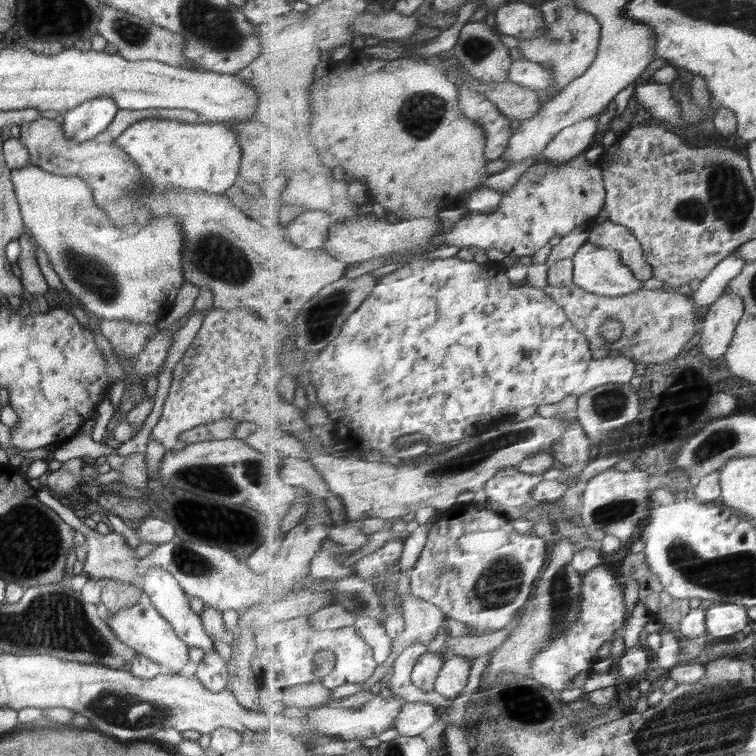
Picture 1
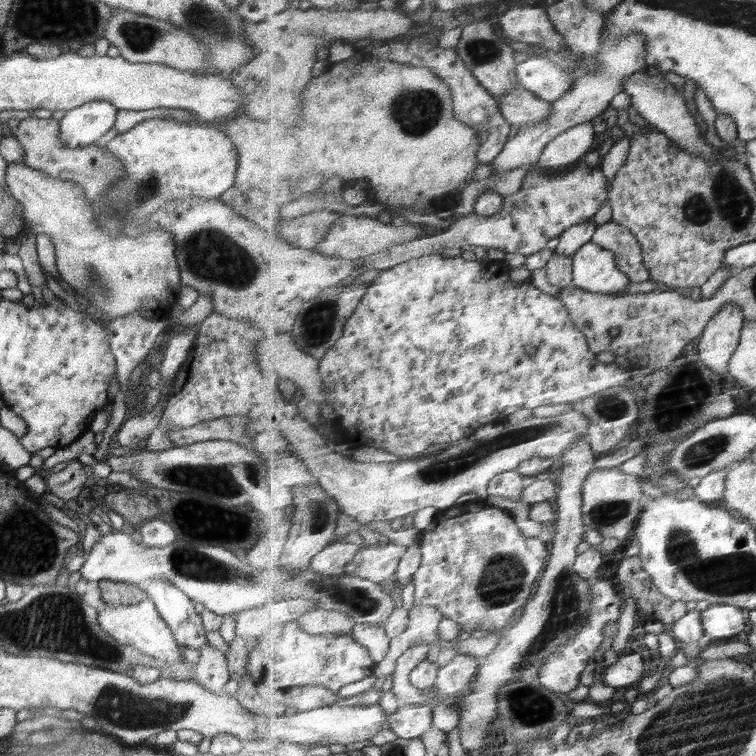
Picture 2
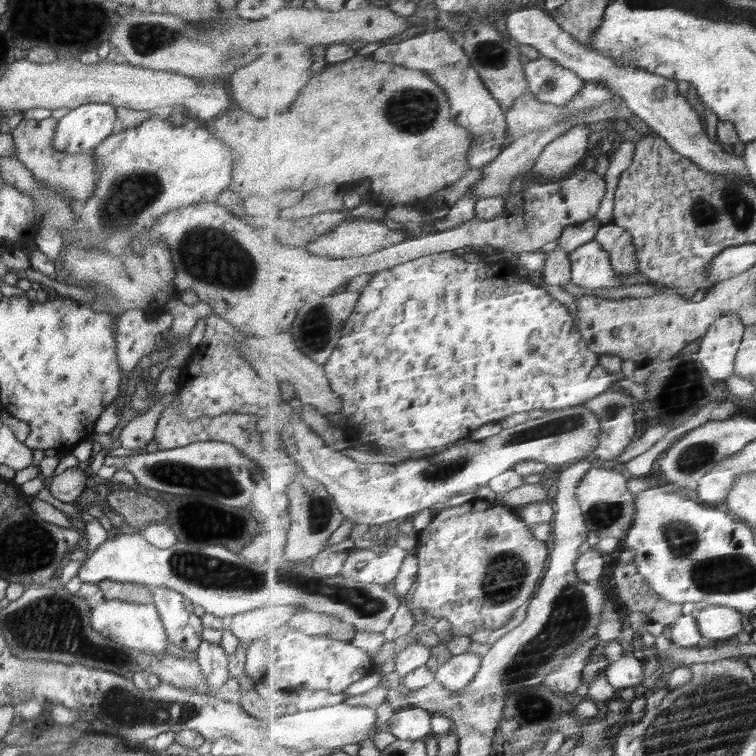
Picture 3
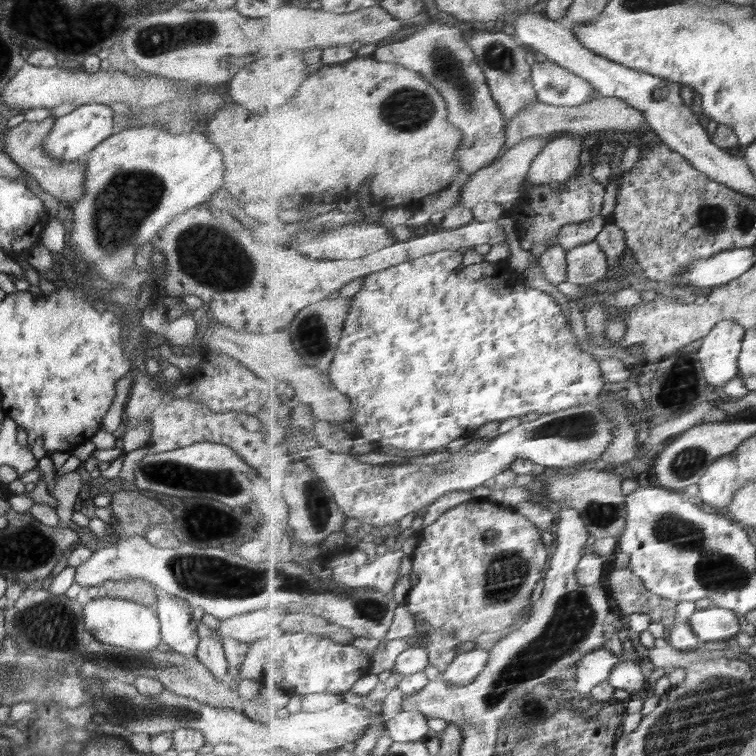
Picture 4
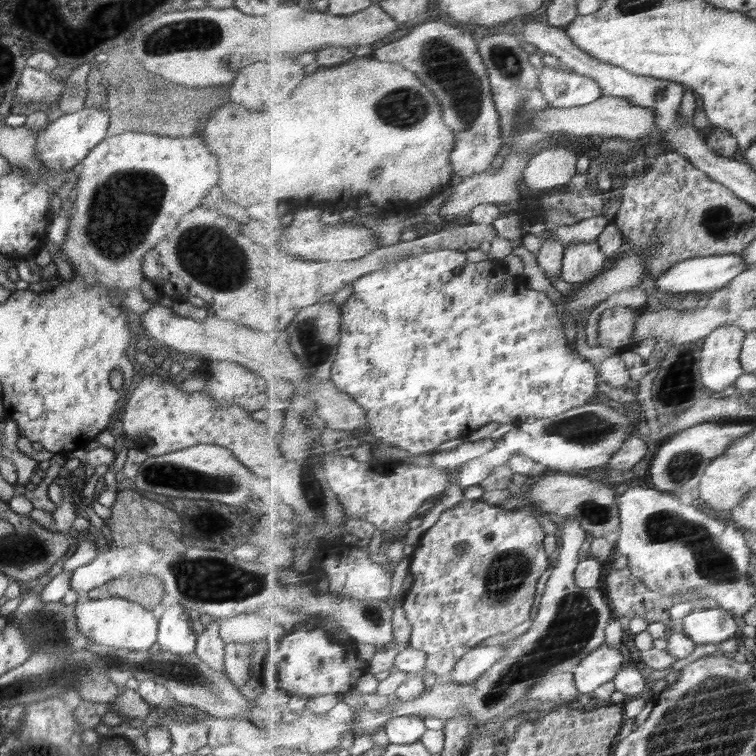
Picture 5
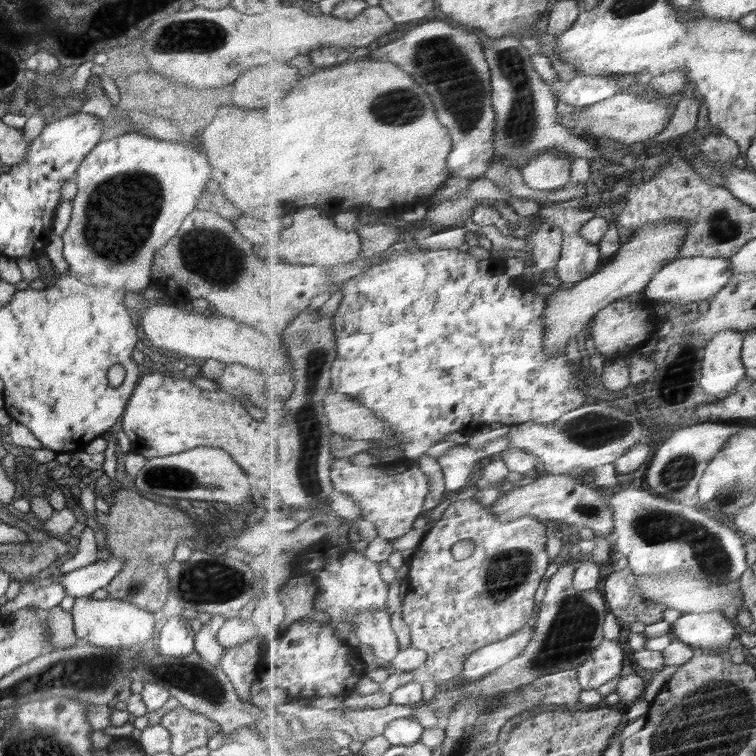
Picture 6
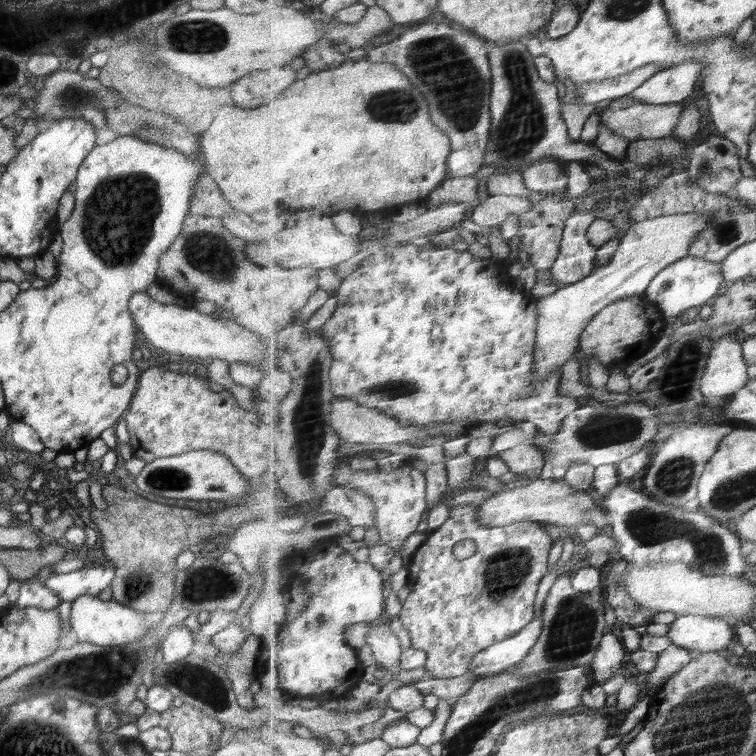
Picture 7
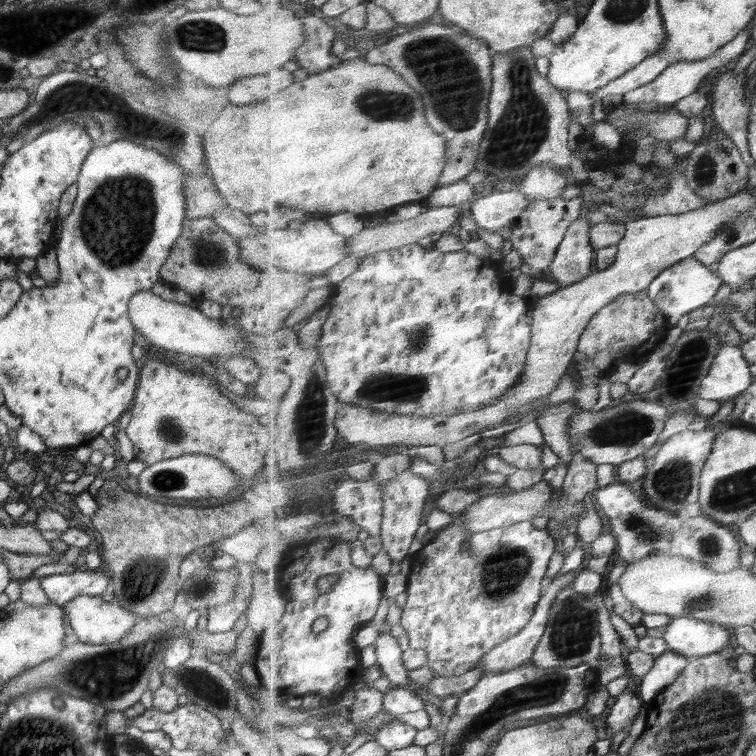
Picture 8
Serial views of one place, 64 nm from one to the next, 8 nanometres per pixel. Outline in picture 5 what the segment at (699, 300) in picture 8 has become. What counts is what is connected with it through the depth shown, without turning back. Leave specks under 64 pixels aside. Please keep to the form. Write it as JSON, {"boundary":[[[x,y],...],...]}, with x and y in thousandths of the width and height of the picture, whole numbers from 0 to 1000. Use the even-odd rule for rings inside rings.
{"boundary":[[[966,335],[959,337],[926,339],[923,341],[910,341],[909,345],[899,347],[884,357],[881,362],[868,368],[868,381],[874,389],[890,388],[903,389],[909,396],[918,390],[940,393],[943,388],[959,381],[972,368],[976,368],[985,356],[992,353],[992,348],[980,339],[980,335]]]}

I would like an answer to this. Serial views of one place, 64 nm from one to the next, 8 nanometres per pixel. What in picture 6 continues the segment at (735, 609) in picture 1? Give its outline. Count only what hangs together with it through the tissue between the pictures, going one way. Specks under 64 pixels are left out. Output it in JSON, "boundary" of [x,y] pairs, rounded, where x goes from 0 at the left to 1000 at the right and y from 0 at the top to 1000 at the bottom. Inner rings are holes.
{"boundary":[[[955,806],[935,811],[905,811],[889,828],[892,841],[913,851],[922,861],[963,854],[975,844],[976,831]]]}

